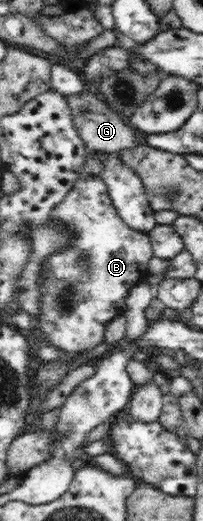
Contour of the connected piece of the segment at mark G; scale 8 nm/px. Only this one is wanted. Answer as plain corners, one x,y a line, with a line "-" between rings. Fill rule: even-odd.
87,92
86,95
68,95
66,98
68,98
68,106
72,108
72,115
78,126
80,138
86,142
91,151
119,153
126,149
136,149
142,143
130,122
121,113
112,110
104,99
98,100
90,92

